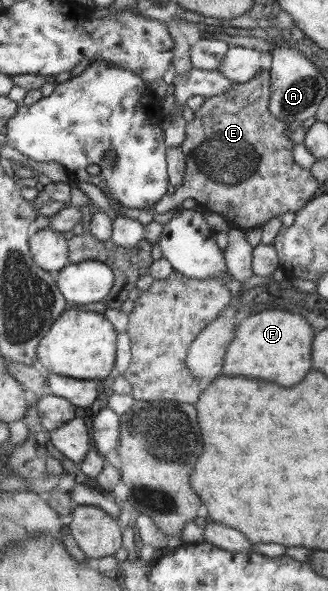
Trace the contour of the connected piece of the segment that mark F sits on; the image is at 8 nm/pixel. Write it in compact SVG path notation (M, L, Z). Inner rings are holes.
M268 309L246 318L236 328L236 340L228 344L228 356L224 356L224 376L246 376L272 380L276 384L294 386L310 370L310 342L312 328L298 314L284 310Z

